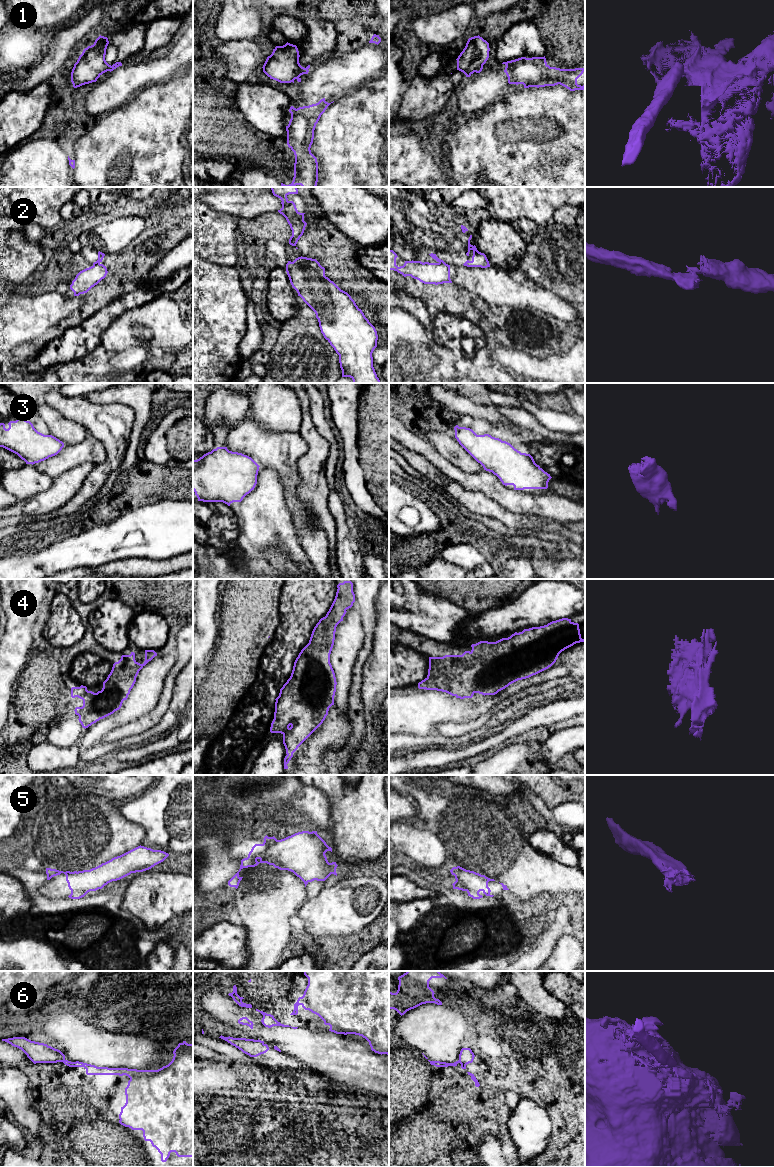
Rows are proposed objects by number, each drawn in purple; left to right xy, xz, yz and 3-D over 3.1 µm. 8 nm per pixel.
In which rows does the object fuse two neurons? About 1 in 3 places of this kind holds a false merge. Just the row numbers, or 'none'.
1, 2, 6

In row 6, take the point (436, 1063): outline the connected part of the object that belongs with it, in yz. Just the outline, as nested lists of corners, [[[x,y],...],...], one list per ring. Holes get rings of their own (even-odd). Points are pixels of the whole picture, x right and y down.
[[[428,1060],[429,1062],[430,1062],[430,1064],[431,1065],[434,1065],[434,1066],[436,1066],[436,1067],[448,1067],[448,1066],[457,1066],[457,1064],[458,1063],[460,1063],[460,1061],[458,1060],[458,1061],[456,1061],[456,1062],[454,1062],[454,1063],[446,1063],[446,1062],[440,1062],[440,1061],[430,1061],[430,1060]],[[460,1063],[461,1064],[461,1063]],[[461,1064],[461,1068],[462,1069],[466,1069],[466,1066],[465,1065],[463,1065],[463,1064]]]

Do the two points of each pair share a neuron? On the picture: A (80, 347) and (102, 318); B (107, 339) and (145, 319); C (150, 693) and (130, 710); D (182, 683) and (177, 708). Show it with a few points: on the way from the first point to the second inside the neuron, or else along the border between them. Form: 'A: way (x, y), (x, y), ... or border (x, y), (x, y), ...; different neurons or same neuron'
A: way (81, 340), (95, 325); same neuron
B: way (116, 335), (130, 321), (136, 319); same neuron
C: way (145, 697), (135, 707); same neuron
D: way (182, 689), (179, 702); same neuron

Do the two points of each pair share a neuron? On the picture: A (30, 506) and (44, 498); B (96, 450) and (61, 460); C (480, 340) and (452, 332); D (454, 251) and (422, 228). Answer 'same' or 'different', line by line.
A: same
B: same
C: same
D: same

